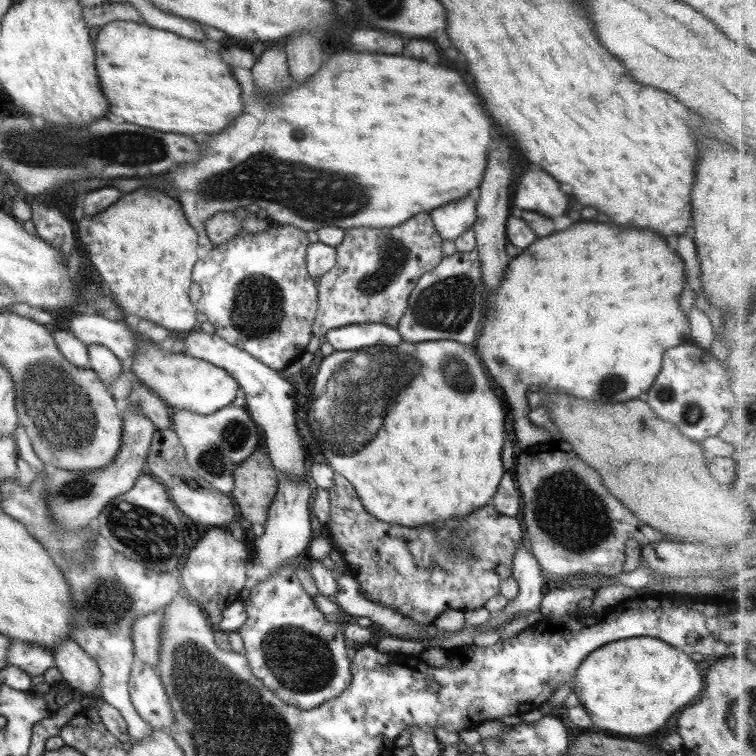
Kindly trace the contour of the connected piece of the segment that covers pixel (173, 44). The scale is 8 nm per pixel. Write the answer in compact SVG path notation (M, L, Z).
M115 19L97 30L92 47L96 80L101 94L107 100L107 110L129 124L188 137L193 134L212 135L221 132L227 122L243 112L242 93L229 68L219 60L217 51L209 52L201 43L144 24Z

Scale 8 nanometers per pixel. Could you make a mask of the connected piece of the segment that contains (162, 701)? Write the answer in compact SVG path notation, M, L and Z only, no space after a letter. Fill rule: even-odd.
M134 658L128 678L130 703L151 729L167 729L173 723L173 709L165 696L155 669Z

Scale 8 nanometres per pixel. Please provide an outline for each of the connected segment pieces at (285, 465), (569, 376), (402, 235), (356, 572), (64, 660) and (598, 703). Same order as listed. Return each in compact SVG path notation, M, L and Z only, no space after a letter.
M196 330L189 331L189 335L180 338L185 341L184 355L192 356L197 360L204 360L217 368L222 368L229 376L233 377L237 387L243 392L244 407L250 416L250 419L256 426L263 431L265 439L265 450L271 459L271 464L276 472L276 476L287 476L287 478L299 478L305 480L303 475L303 448L299 438L295 436L295 416L293 416L293 408L295 408L295 390L293 386L279 375L278 371L261 364L256 358L247 354L244 350L238 349L236 346L227 344L217 335L209 335L208 333Z
M579 222L579 224L571 224L563 232L557 232L557 234L545 236L545 238L537 238L533 244L527 246L527 254L523 250L519 256L510 258L502 283L492 294L487 295L487 303L484 308L485 318L482 320L483 327L481 332L477 333L472 347L478 354L478 358L491 381L495 382L495 386L499 386L505 394L509 416L514 419L513 427L518 443L516 449L525 450L529 446L551 442L550 432L544 427L534 425L528 419L527 414L530 411L527 403L533 398L527 396L525 390L531 384L538 387L538 392L542 389L555 389L583 400L607 404L637 399L639 395L643 395L659 374L663 353L668 348L683 343L683 338L690 334L691 324L682 308L679 308L681 288L683 288L681 260L677 256L673 256L673 252L669 252L669 248L667 248L665 240L651 230L647 232L647 230L633 230L633 228L625 228L625 226Z
M418 212L397 226L381 230L344 229L342 242L334 248L335 264L316 280L317 312L312 334L322 341L328 330L347 324L377 323L395 329L418 278L441 260L440 242L428 212Z
M334 472L333 474L333 486L328 490L329 500L329 520L323 526L328 532L329 538L334 544L334 550L340 553L340 558L346 565L348 575L353 577L361 591L366 594L367 598L372 602L386 606L393 612L398 612L401 616L408 618L414 622L416 628L428 628L431 627L432 622L437 615L447 609L458 610L465 612L468 610L475 610L481 608L492 596L498 595L499 586L503 580L509 579L512 576L512 558L523 536L523 526L519 518L511 518L511 516L505 516L505 514L499 514L495 511L493 505L485 504L483 508L477 508L475 512L459 518L459 520L443 520L443 522L431 522L431 524L423 524L415 528L409 528L406 526L399 526L397 524L385 524L381 520L375 520L371 514L365 511L365 508L361 506L360 501L355 490L351 487L351 484L342 478L341 475Z
M70 639L58 642L53 650L54 666L71 690L91 692L100 686L101 673L97 663Z
M648 636L611 641L590 652L576 668L573 680L570 690L578 698L579 705L587 710L591 722L601 730L621 736L647 736L655 732L669 714L693 704L703 688L695 660L689 660L684 652L671 648L662 640Z

